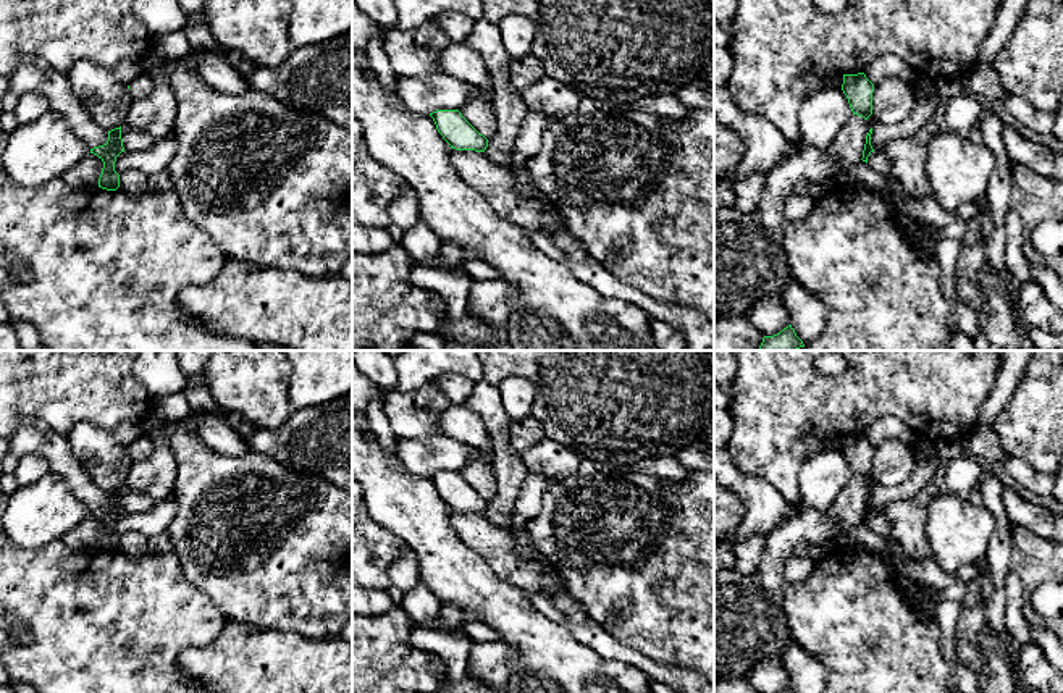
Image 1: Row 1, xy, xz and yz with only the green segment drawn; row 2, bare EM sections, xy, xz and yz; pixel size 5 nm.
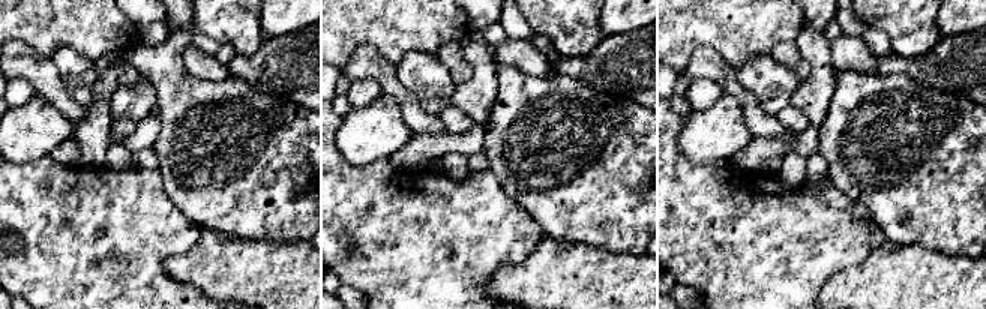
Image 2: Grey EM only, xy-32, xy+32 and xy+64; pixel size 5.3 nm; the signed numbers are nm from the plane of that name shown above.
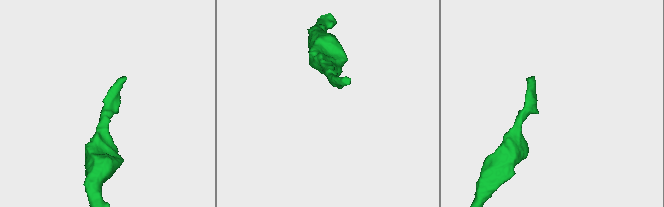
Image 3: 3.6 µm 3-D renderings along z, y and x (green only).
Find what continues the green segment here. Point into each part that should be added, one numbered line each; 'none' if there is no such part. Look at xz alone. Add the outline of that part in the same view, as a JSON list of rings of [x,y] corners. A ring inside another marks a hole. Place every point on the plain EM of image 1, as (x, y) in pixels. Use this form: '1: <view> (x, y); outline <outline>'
none

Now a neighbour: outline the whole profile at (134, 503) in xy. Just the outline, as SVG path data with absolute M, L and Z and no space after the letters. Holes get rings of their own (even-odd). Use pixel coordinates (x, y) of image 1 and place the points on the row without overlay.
M126 486L121 488L121 501L124 512L132 515L145 514L155 504L155 501L149 494L132 491Z

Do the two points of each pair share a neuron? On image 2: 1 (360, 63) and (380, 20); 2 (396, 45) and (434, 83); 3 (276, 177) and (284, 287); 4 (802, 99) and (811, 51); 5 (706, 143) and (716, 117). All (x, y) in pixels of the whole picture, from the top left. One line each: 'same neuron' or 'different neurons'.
1: different neurons
2: different neurons
3: different neurons
4: same neuron
5: same neuron

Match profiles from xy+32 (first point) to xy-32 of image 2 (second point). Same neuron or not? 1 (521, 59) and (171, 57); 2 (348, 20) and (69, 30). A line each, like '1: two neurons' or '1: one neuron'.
1: two neurons
2: one neuron

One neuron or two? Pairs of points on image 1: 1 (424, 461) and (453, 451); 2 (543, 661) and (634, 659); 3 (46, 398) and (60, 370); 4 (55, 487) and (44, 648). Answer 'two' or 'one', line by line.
1: one
2: two
3: one
4: two

